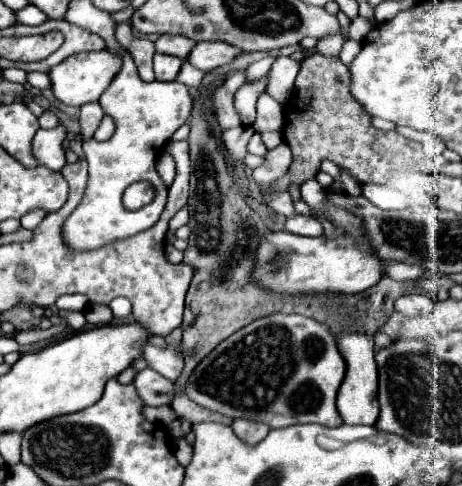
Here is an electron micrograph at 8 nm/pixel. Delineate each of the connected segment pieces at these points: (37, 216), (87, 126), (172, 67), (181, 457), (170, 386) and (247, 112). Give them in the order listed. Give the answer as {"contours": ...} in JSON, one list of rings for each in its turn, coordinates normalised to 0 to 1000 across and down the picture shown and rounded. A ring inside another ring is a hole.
{"contours":[[[[74,428],[74,432],[65,432],[61,440],[52,440],[52,444],[43,449],[43,457],[48,457],[52,469],[78,469],[78,465],[91,457],[95,444],[100,444],[100,436],[95,436],[91,428]]],[[[203,210],[203,214],[182,214],[182,218],[177,218],[177,226],[173,226],[177,288],[199,284],[199,276],[203,276],[203,267],[212,263],[221,239],[225,239],[225,230],[221,230],[221,222],[216,222],[212,210]]],[[[333,111],[333,148],[338,148],[338,165],[381,165],[385,148],[390,148],[394,123],[381,115],[364,115],[364,111]]],[[[385,905],[377,914],[377,930],[381,930],[381,942],[385,942],[385,951],[394,959],[403,959],[411,951],[411,942],[416,942],[416,918],[403,905]]],[[[316,757],[294,770],[290,794],[299,802],[299,815],[312,823],[316,835],[355,835],[377,823],[377,815],[390,807],[385,790],[346,774],[342,765]]],[[[576,160],[563,169],[545,169],[545,173],[528,173],[511,198],[506,198],[506,214],[511,214],[511,230],[519,235],[519,247],[528,259],[545,259],[554,247],[554,202],[576,185]]]]}

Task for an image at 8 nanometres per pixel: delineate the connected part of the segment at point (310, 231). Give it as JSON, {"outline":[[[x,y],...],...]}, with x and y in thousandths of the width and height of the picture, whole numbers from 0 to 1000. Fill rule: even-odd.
{"outline":[[[632,444],[619,453],[619,477],[649,486],[697,486],[697,461],[675,444]]]}

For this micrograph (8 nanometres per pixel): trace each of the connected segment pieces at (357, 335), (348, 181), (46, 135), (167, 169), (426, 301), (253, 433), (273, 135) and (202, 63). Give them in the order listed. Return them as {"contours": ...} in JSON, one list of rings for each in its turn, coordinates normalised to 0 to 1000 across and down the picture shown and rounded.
{"contours":[[[[736,683],[732,695],[732,720],[740,737],[749,741],[749,774],[740,782],[740,794],[732,802],[732,848],[745,864],[745,872],[810,872],[818,860],[818,827],[814,827],[814,802],[818,802],[818,761],[810,741],[810,695],[788,683]]],[[[738,348],[738,374],[751,399],[762,403],[777,403],[784,399],[781,381],[760,362],[751,352]]],[[[126,255],[121,263],[95,267],[87,263],[69,288],[74,321],[87,329],[91,342],[108,350],[134,350],[143,337],[134,292],[143,288],[143,263],[139,255]]],[[[351,313],[346,329],[342,329],[342,337],[338,337],[338,350],[342,350],[346,366],[355,370],[359,387],[368,387],[368,383],[372,383],[372,370],[377,370],[377,329],[372,329],[359,313]]],[[[879,605],[857,617],[857,638],[874,650],[931,650],[935,646],[935,613],[918,605]]],[[[506,864],[502,881],[506,881],[511,897],[519,897],[537,914],[558,914],[584,889],[580,872],[563,872],[554,864],[550,868],[541,868],[541,864]]],[[[600,270],[569,272],[565,284],[580,309],[593,307],[613,292],[610,276]]],[[[468,82],[468,86],[429,86],[403,123],[442,148],[455,148],[463,140],[498,132],[519,111],[524,111],[519,99],[502,99],[502,91]]]]}

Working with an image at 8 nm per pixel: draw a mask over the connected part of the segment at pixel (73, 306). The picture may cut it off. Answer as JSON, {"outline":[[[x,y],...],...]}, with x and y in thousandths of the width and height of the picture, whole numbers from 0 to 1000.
{"outline":[[[177,605],[130,609],[130,613],[121,617],[121,630],[126,630],[130,638],[169,638],[169,642],[177,642],[177,638],[186,634],[186,626],[190,626],[190,613],[177,609]]]}

